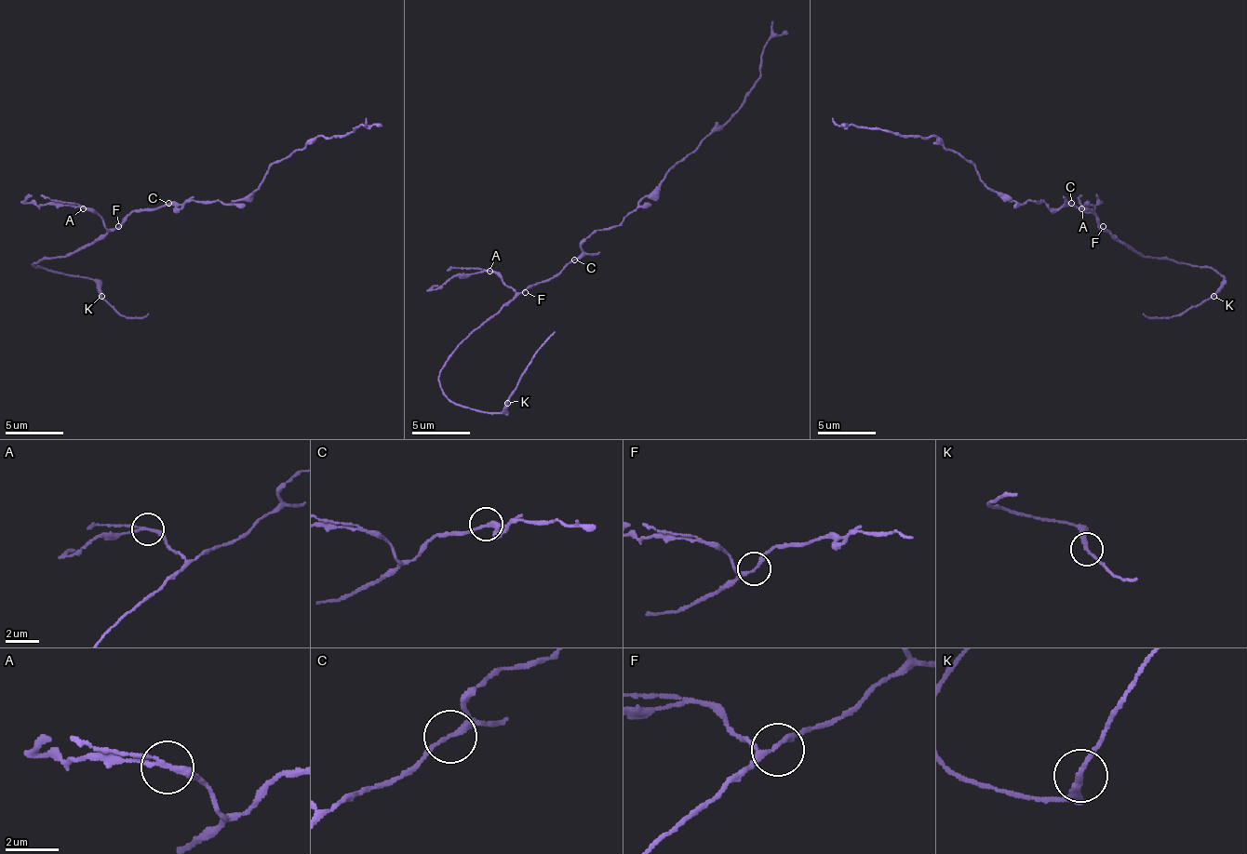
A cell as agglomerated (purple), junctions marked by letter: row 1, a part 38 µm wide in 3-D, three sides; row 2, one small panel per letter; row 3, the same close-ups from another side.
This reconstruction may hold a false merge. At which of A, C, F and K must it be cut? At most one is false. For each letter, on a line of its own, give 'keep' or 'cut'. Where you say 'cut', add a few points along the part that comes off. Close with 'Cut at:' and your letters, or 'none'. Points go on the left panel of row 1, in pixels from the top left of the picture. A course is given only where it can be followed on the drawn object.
A: cut; course (84, 208), (20, 200)
C: keep
F: keep
K: keep
Cut at: A

